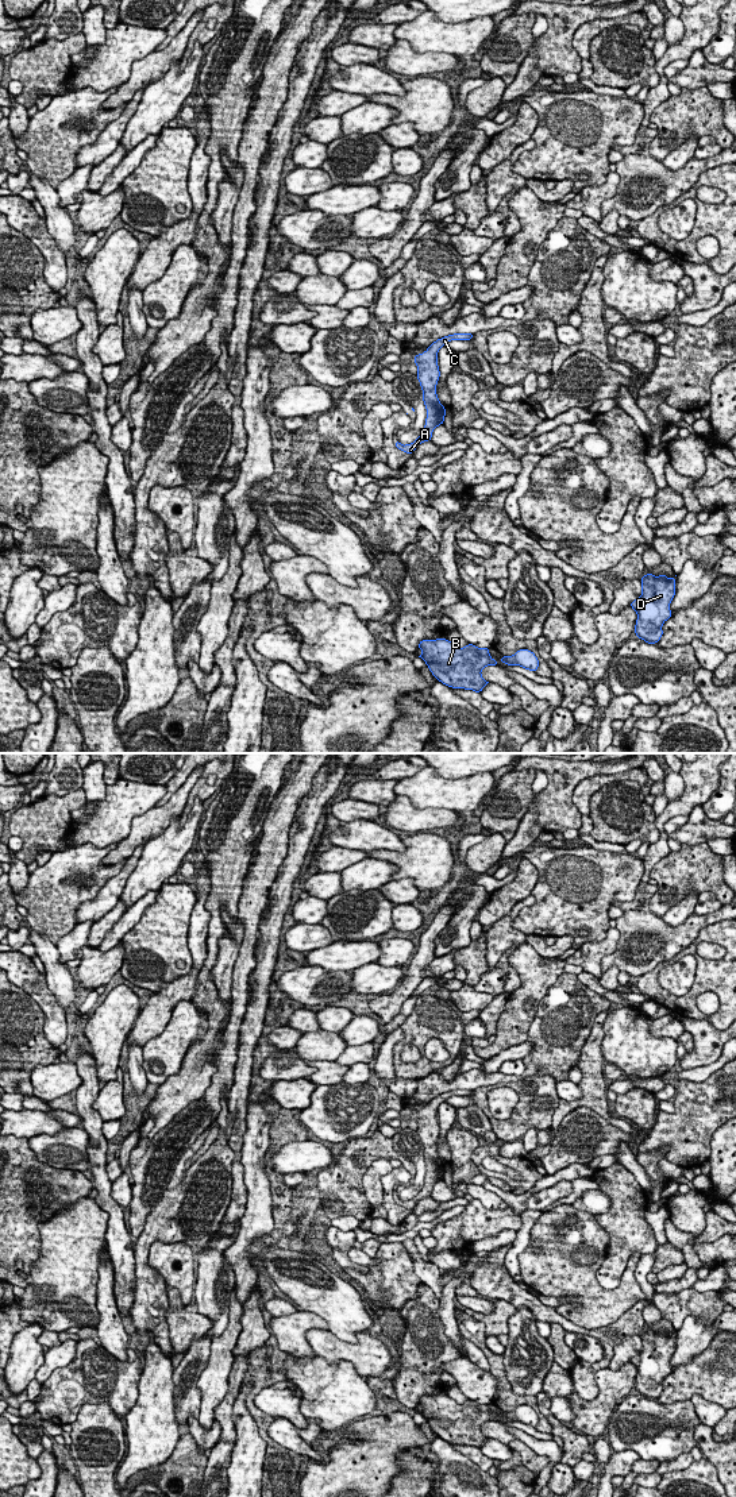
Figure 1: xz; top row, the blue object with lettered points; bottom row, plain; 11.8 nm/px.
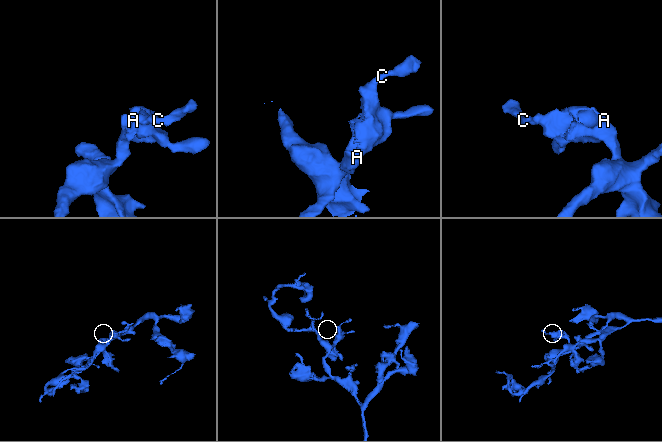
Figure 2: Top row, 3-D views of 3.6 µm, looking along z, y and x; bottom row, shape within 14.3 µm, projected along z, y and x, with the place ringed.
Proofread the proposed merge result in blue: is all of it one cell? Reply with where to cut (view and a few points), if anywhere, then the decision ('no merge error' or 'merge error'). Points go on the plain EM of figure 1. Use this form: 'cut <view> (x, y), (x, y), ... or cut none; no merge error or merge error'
cut none; no merge error

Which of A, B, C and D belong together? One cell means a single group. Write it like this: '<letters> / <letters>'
A B C D

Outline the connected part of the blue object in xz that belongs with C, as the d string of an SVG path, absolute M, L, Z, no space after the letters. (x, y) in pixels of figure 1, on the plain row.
M473 1089L448 1091L433 1097L425 1108L415 1111L413 1118L417 1122L416 1133L420 1137L423 1146L423 1157L427 1165L427 1174L423 1189L413 1199L402 1201L400 1197L394 1197L394 1201L398 1205L406 1209L413 1209L415 1204L424 1197L429 1197L433 1185L444 1178L446 1164L439 1158L436 1150L436 1141L440 1133L438 1108L451 1096L471 1096L473 1093Z

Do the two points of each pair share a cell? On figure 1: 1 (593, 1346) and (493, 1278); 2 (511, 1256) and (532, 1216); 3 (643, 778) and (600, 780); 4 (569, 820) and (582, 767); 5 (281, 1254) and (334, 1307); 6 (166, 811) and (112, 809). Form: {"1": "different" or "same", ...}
{"1": "different", "2": "same", "3": "same", "4": "same", "5": "same", "6": "different"}

